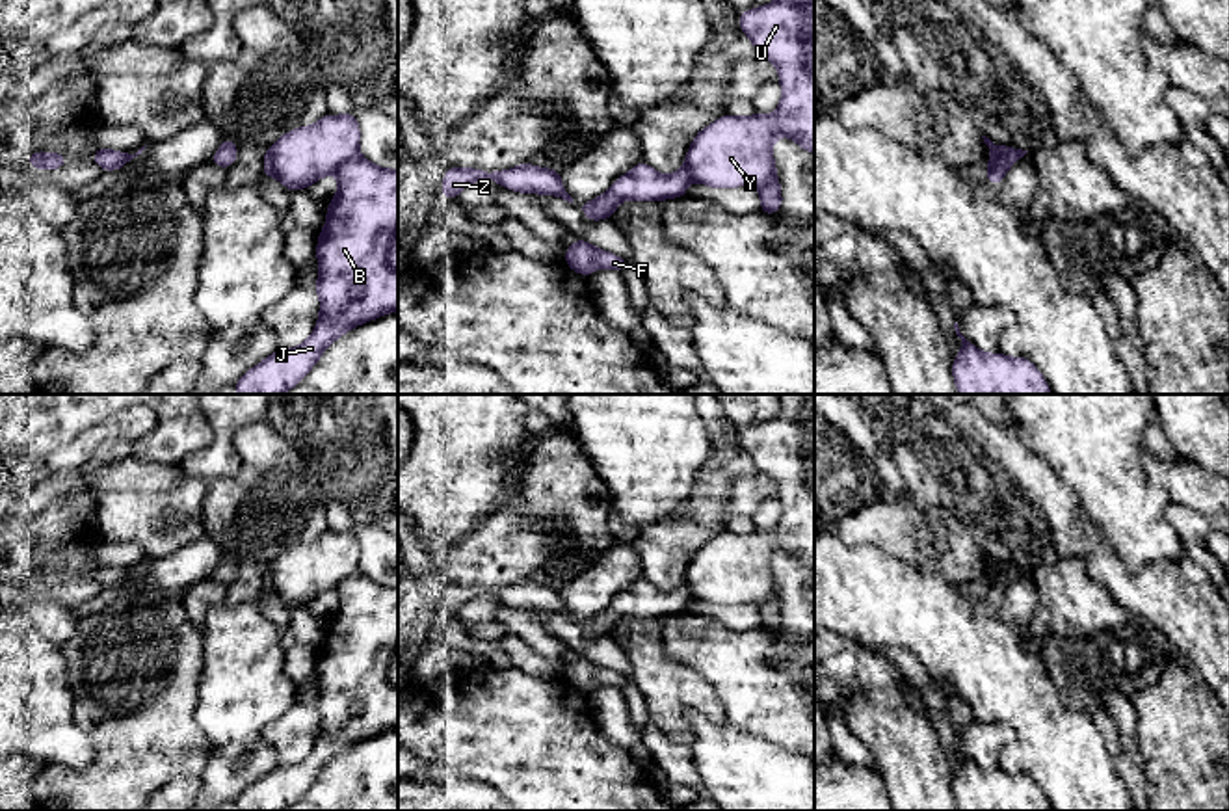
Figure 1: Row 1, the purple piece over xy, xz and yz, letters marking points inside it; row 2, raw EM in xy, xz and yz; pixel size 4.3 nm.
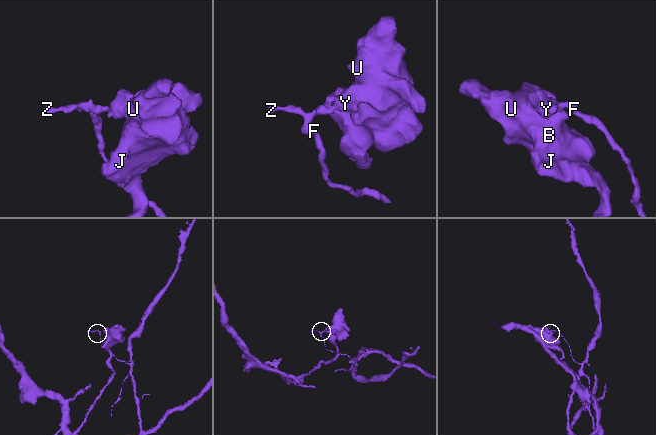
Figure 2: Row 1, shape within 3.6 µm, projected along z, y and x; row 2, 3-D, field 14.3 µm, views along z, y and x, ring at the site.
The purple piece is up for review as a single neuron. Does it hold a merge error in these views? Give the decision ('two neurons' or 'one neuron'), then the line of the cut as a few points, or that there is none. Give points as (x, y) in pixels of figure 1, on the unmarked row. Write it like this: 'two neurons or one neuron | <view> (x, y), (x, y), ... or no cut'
two neurons | yz (1008, 564), (1006, 573), (988, 588)

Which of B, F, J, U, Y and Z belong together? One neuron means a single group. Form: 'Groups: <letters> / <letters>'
Groups: B J U Y / F Z

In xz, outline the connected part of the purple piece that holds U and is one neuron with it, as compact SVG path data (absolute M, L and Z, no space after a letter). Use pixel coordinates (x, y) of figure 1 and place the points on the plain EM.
M779 394L779 404L775 419L738 430L740 446L749 454L757 471L768 474L779 489L783 513L777 526L772 532L755 528L749 534L723 530L695 551L684 578L692 597L708 605L755 601L764 632L781 629L783 623L772 571L773 558L779 552L792 554L814 571L814 394Z

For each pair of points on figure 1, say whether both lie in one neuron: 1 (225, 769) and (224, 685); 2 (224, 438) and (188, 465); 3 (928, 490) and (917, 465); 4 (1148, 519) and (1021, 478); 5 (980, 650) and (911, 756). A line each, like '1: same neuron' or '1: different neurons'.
1: same neuron
2: same neuron
3: same neuron
4: different neurons
5: different neurons

